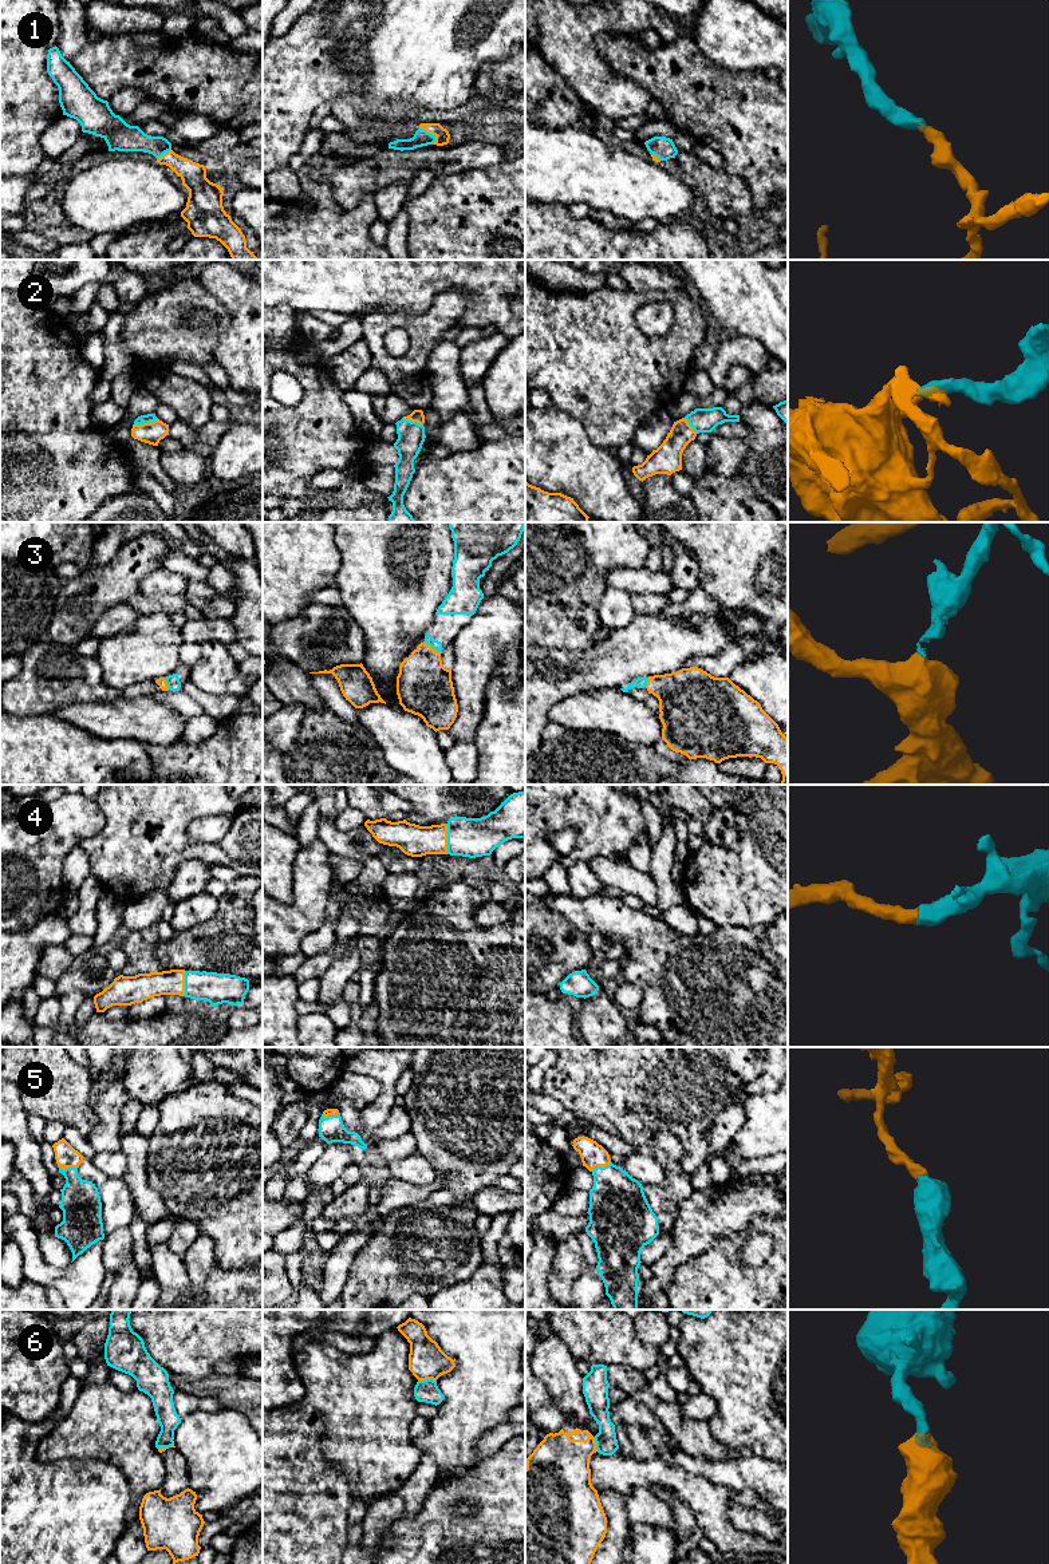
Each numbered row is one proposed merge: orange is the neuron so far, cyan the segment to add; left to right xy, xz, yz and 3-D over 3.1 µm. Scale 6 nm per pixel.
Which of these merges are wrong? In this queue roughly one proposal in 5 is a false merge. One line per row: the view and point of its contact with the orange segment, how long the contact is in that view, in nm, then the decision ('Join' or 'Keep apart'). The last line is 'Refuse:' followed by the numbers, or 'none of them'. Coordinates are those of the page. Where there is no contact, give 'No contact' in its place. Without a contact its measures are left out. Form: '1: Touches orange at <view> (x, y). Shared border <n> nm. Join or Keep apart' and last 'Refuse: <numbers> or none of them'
1: Touches orange at xz (430, 133). Shared border 140 nm. Join
2: Touches orange at xy (145, 423). Shared border 150 nm. Join
3: Touches orange at xz (432, 648). Shared border 130 nm. Join
4: Touches orange at xz (446, 838). Shared border 180 nm. Join
5: Touches orange at xy (67, 1166). Shared border 120 nm. Join
6: Touches orange at xz (426, 1378). Shared border 110 nm. Keep apart
Refuse: 6

